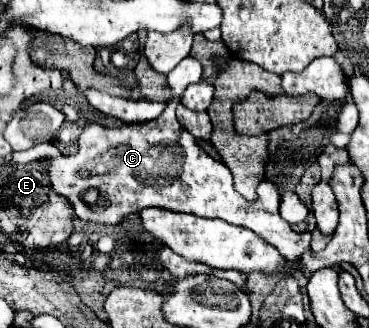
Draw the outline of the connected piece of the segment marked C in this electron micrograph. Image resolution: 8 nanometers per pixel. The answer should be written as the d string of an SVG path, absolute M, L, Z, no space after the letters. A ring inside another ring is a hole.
M186 57L168 73L168 83L170 83L170 89L172 89L174 97L168 101L166 111L158 119L146 121L146 123L122 125L118 129L106 129L106 127L102 127L98 123L86 125L82 129L82 135L80 135L78 153L48 159L48 177L50 177L50 183L52 183L54 191L58 195L62 195L64 199L68 199L68 203L74 209L74 215L78 219L84 219L84 221L96 221L96 223L104 223L104 225L118 225L126 215L138 213L140 209L146 209L146 207L160 207L160 209L168 209L168 211L194 213L198 217L218 217L218 219L224 219L226 223L248 227L250 231L254 231L256 235L260 235L262 239L272 243L280 251L282 257L288 257L288 261L300 261L300 253L306 253L310 249L310 245L312 245L312 235L308 231L306 233L292 231L290 223L286 223L280 217L280 213L278 213L278 205L280 205L278 189L270 181L262 181L258 185L258 199L256 201L246 201L232 187L232 175L226 169L226 165L222 161L212 159L202 147L198 147L196 139L178 123L178 119L174 115L174 109L176 109L182 93L186 91L188 85L198 83L200 79L202 79L200 61L196 61L194 57ZM88 189L98 191L96 203L86 203L82 199L82 193L88 191Z

